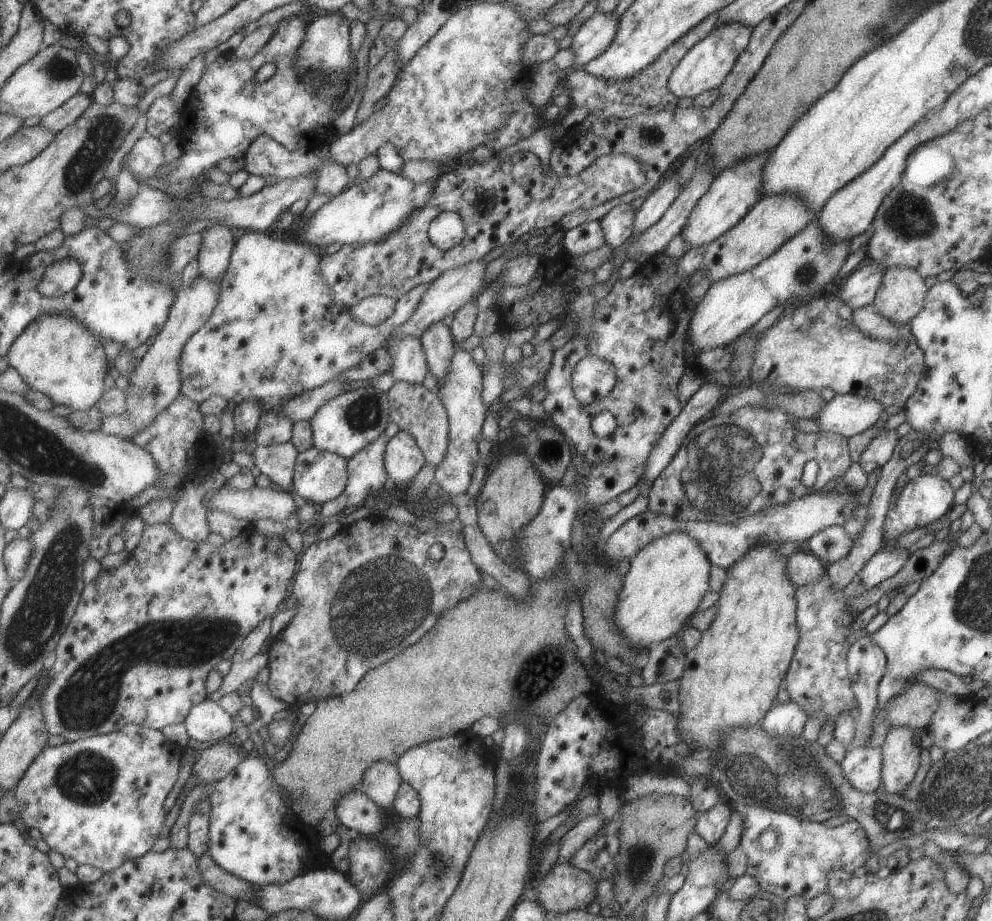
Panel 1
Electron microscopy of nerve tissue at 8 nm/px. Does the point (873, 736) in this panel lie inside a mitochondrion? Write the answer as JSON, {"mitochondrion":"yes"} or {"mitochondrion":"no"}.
{"mitochondrion":"no"}

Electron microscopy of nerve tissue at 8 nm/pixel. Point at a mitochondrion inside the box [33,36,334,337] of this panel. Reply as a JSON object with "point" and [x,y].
{"point":[82,169]}

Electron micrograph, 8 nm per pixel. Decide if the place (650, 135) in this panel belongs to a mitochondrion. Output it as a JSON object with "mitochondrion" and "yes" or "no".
{"mitochondrion":"yes"}

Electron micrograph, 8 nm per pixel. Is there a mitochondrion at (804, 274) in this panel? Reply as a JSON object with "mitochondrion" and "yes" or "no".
{"mitochondrion":"yes"}

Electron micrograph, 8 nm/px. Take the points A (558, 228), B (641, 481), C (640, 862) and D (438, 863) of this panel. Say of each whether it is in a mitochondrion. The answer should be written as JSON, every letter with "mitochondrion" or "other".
{"A":"other","B":"other","C":"mitochondrion","D":"mitochondrion"}

